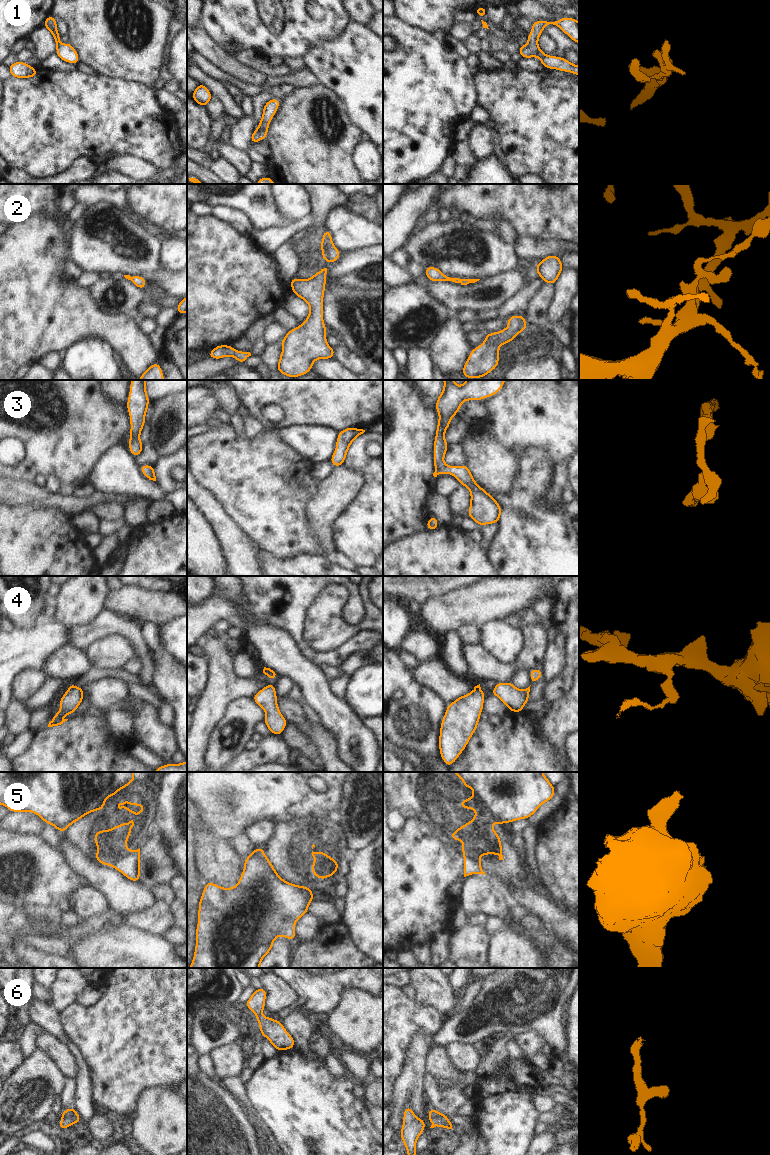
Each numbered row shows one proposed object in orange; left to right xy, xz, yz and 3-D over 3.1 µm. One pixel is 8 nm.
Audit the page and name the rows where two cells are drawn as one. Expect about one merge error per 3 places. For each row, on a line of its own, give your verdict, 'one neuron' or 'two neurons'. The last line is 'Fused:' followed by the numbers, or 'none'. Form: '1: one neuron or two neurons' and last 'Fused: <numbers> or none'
1: one neuron
2: one neuron
3: one neuron
4: one neuron
5: two neurons
6: one neuron
Fused: 5

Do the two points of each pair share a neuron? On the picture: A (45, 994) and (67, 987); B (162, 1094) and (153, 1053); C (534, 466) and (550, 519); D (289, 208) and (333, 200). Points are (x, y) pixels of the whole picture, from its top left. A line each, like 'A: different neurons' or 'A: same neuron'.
A: different neurons
B: different neurons
C: same neuron
D: different neurons

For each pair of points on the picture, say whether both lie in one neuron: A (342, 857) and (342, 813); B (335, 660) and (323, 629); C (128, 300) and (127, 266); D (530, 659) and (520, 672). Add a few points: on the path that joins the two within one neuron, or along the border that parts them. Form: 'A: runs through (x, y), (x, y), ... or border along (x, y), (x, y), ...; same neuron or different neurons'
A: runs through (343, 846), (343, 824); same neuron
B: border along (352, 638), (328, 652), (315, 651), (309, 646); different neurons
C: border along (112, 274), (121, 274), (123, 276); different neurons
D: border along (514, 666), (525, 666), (529, 670); different neurons

